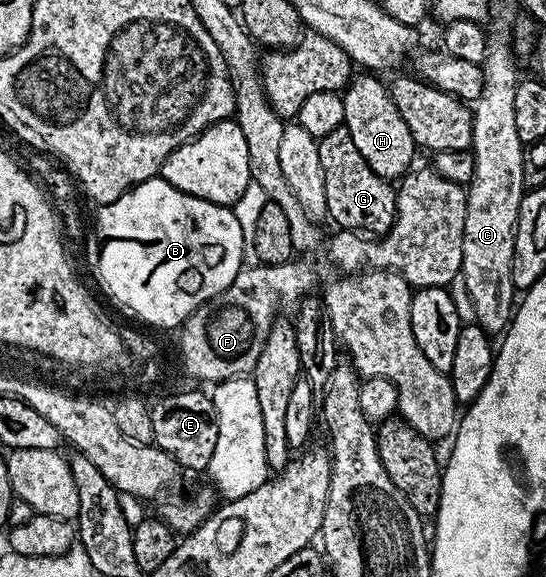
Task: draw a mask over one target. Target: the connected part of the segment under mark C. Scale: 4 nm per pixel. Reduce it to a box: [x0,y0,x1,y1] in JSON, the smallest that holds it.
[459,17,527,337]

